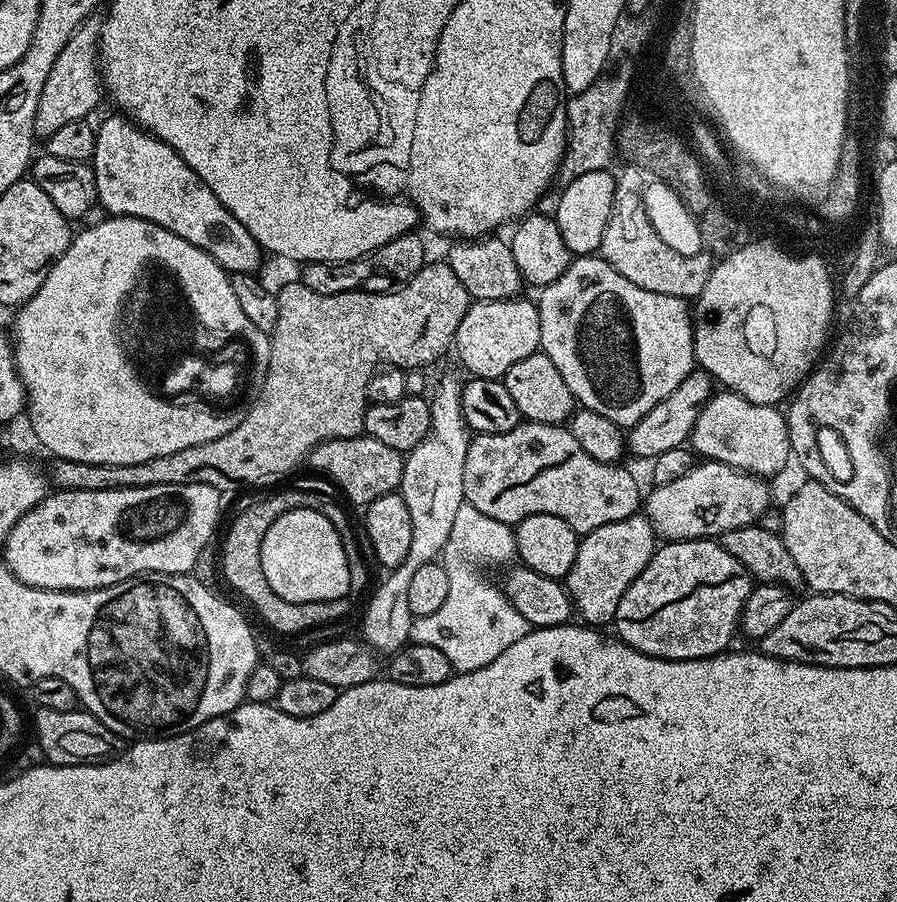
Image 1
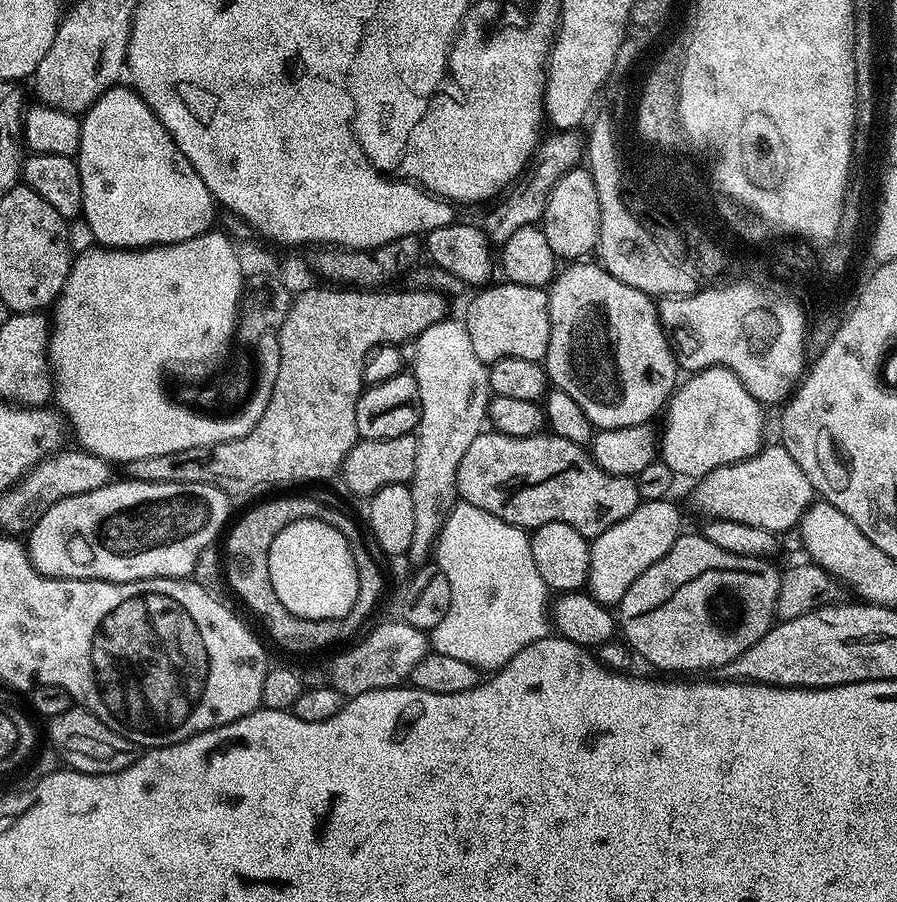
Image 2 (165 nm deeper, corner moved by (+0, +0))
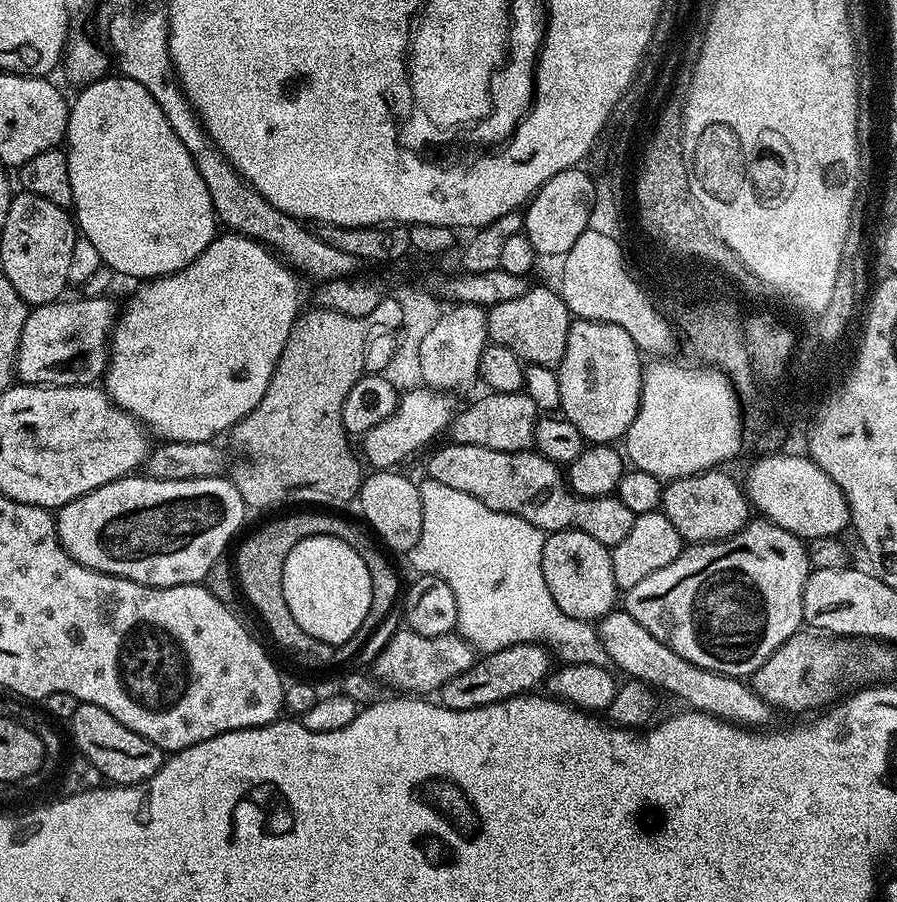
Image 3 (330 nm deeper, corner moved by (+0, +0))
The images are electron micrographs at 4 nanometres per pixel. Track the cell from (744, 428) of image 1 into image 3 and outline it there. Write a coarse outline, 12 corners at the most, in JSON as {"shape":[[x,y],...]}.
{"shape":[[643,369],[622,440],[661,482],[727,465],[742,409],[719,370]]}

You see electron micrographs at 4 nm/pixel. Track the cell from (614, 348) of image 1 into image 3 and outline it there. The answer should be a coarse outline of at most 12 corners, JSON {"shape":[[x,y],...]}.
{"shape":[[573,319],[559,411],[611,445],[640,409],[640,357],[622,326]]}

